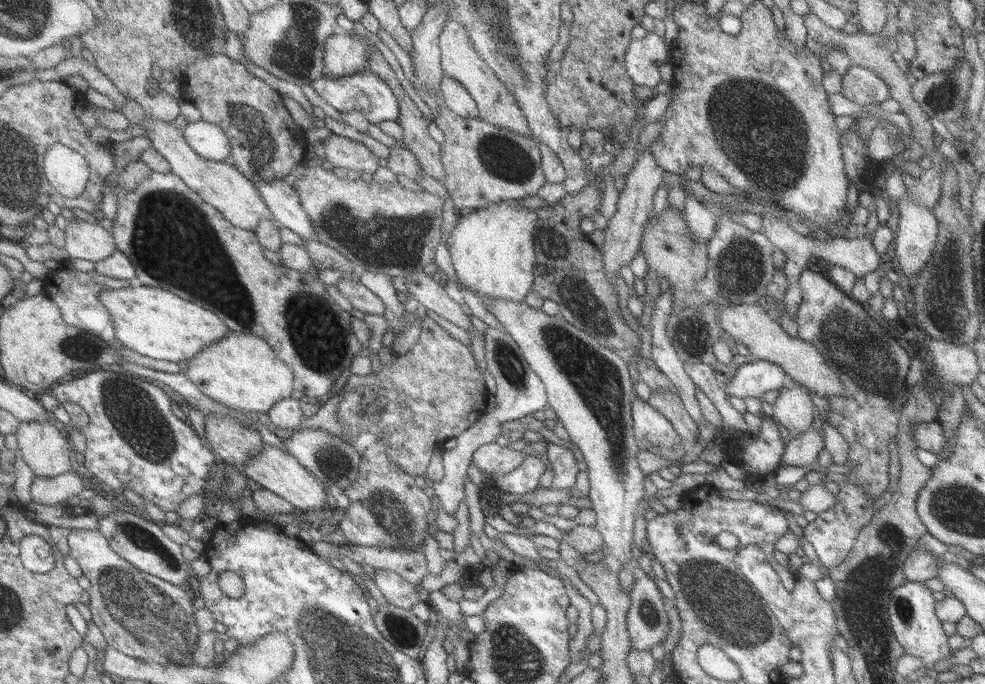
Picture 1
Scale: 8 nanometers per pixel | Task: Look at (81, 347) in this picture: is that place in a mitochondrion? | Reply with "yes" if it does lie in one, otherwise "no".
yes

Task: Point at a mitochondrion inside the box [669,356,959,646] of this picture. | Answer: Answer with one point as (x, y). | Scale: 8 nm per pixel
(903, 611)

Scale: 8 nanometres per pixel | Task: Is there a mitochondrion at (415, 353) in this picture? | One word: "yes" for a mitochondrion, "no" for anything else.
no

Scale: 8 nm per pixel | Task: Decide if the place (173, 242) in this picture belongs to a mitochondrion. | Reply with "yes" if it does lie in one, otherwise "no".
yes

